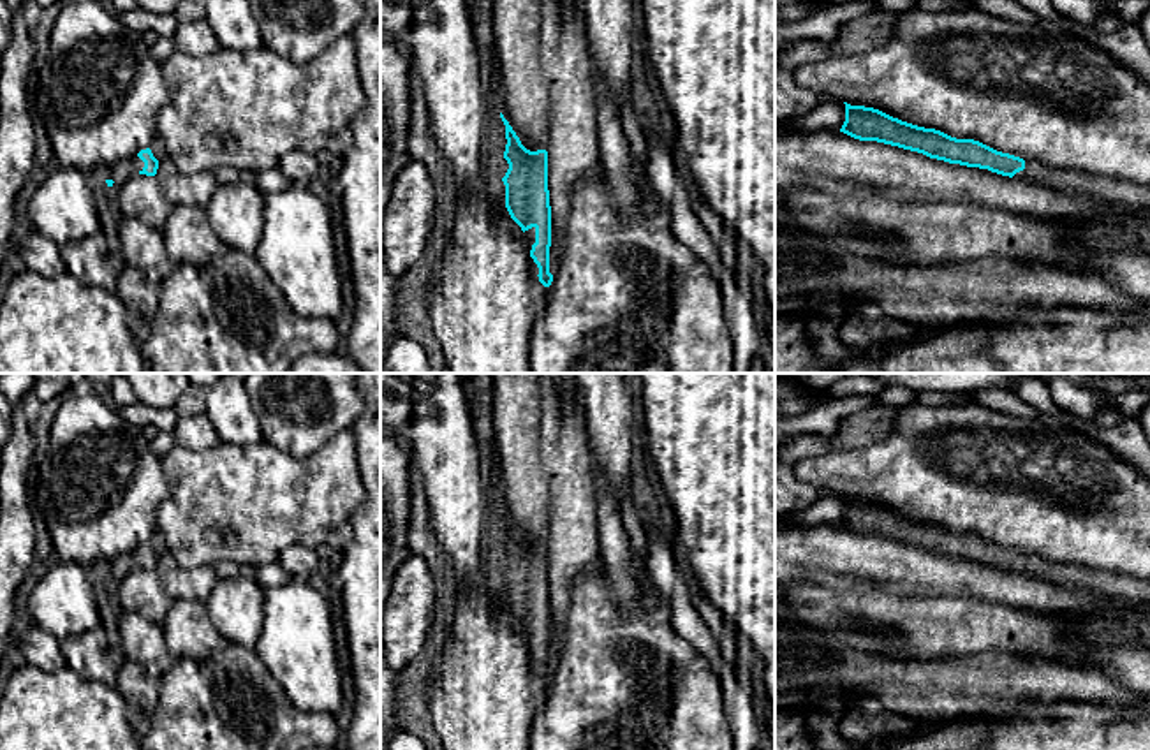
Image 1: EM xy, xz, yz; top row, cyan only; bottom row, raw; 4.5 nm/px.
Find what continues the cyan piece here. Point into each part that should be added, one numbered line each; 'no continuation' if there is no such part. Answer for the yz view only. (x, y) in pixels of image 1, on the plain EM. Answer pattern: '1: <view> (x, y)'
1: yz (1112, 585)

